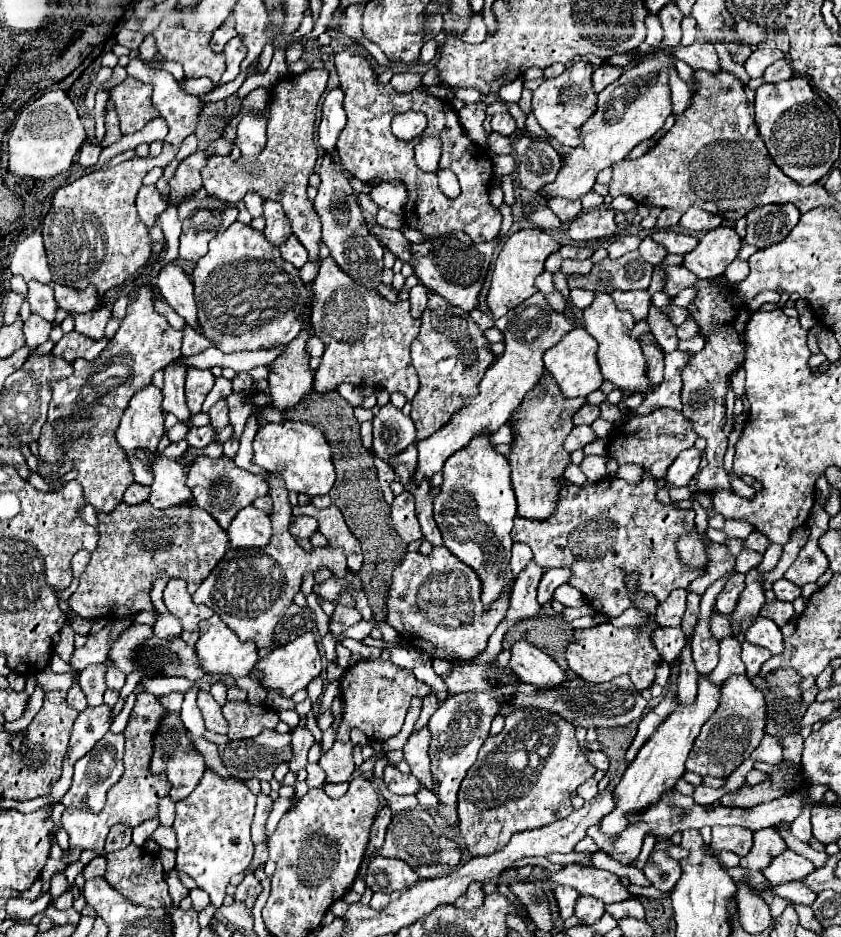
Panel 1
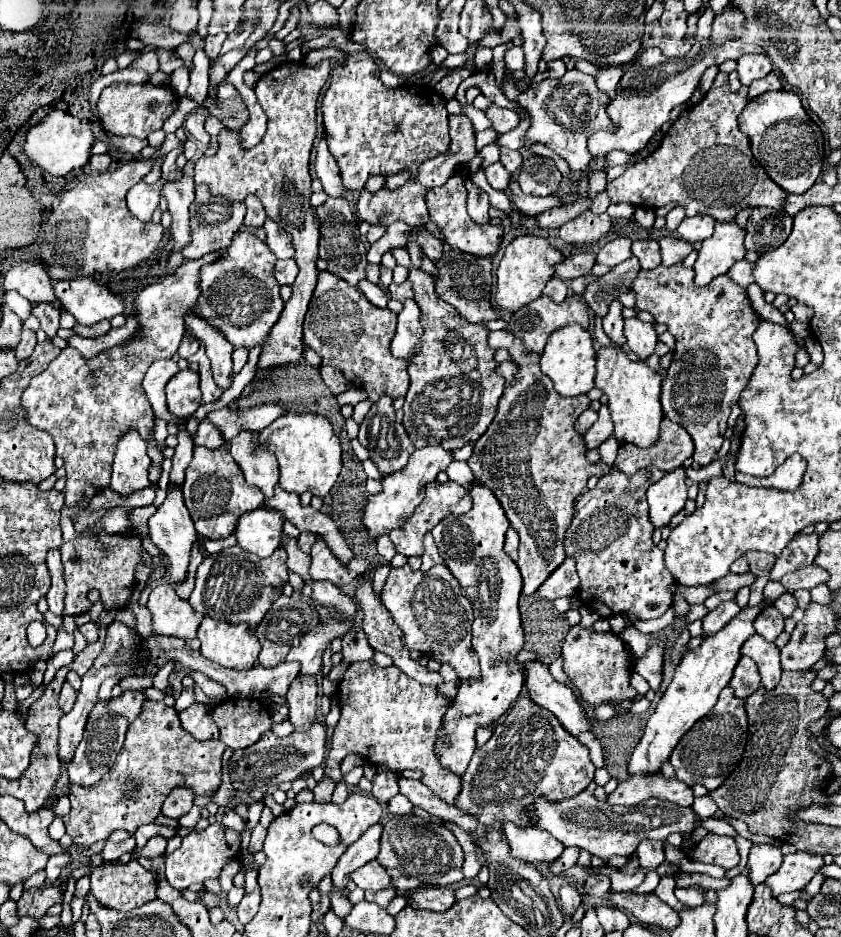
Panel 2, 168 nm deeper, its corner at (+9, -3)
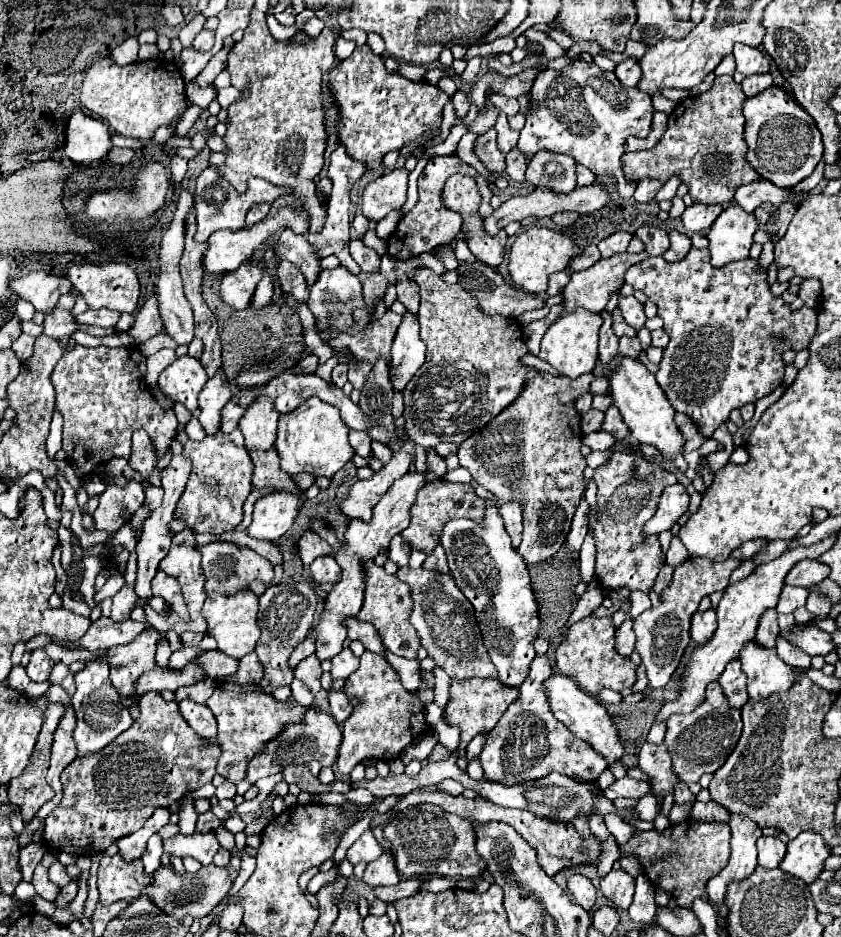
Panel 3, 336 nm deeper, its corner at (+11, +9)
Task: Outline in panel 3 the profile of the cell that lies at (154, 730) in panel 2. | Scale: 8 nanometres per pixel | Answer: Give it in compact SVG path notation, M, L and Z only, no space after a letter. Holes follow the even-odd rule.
M146 692L140 696L138 704L140 716L126 732L112 740L104 752L76 758L64 768L60 776L64 796L62 802L44 820L44 844L76 856L92 856L104 852L118 838L140 830L156 808L170 806L196 788L212 782L212 776L216 774L216 762L220 758L218 742L204 744L200 736L196 736L196 732L184 724L178 702L166 702L158 692Z

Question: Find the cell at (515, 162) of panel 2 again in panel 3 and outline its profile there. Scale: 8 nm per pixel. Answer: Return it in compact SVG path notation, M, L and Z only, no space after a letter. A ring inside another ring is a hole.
M512 148L506 154L506 174L512 180L522 182L524 180L524 172L526 172L526 156L518 148Z

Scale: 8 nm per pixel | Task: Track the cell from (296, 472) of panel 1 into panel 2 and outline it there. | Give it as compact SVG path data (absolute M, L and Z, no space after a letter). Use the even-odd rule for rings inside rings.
M286 414L258 432L262 448L270 450L280 464L280 486L286 492L312 492L324 498L336 484L342 470L342 448L332 424L318 414Z

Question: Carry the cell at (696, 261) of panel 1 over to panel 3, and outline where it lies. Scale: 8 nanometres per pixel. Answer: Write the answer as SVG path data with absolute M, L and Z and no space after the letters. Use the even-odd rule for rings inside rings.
M728 206L718 218L716 224L708 230L708 250L710 262L714 268L722 268L728 262L748 258L752 236L756 232L756 218L754 214L744 212L742 208Z

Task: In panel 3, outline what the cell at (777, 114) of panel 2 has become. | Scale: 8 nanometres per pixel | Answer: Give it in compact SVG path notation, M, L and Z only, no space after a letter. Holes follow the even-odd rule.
M780 86L766 88L760 96L746 98L744 102L746 116L746 132L744 140L748 144L746 160L754 166L754 170L780 188L792 188L800 180L812 174L816 164L822 158L822 140L816 128L816 122L796 100Z

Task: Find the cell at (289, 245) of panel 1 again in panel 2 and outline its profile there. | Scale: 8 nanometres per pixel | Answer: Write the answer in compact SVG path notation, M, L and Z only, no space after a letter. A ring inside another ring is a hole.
M278 260L276 262L276 280L280 286L292 286L298 274L298 266L294 260Z

